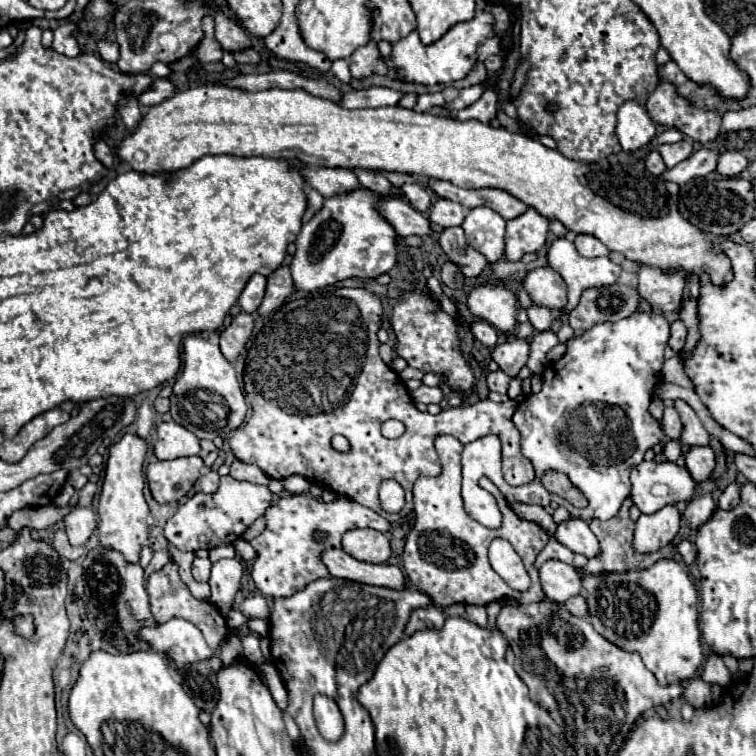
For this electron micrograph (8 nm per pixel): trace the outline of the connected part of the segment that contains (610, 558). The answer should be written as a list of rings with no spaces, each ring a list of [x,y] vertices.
[[[627,498],[621,506],[621,510],[617,512],[617,516],[601,522],[601,520],[593,520],[589,526],[593,530],[593,534],[599,538],[599,544],[601,544],[601,554],[591,558],[583,568],[581,572],[583,574],[601,574],[601,572],[609,572],[609,574],[625,574],[625,572],[633,572],[633,570],[645,570],[649,568],[653,562],[657,560],[663,560],[663,558],[673,558],[675,556],[675,548],[673,546],[665,546],[661,548],[659,552],[653,552],[653,554],[639,554],[631,548],[631,542],[633,542],[633,522],[629,518],[629,508],[631,508],[631,498]]]

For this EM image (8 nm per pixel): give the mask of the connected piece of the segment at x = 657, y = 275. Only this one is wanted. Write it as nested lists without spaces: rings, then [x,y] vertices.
[[[641,264],[637,272],[637,290],[645,300],[649,300],[655,312],[667,314],[681,308],[685,298],[685,276],[687,274],[681,272],[681,268],[665,272],[661,268]]]

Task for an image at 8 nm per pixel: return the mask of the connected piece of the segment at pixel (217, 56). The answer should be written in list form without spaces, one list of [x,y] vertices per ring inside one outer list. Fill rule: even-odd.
[[[205,16],[203,18],[203,40],[197,46],[199,64],[221,62],[221,56],[223,56],[223,48],[215,38],[215,22],[211,16]]]

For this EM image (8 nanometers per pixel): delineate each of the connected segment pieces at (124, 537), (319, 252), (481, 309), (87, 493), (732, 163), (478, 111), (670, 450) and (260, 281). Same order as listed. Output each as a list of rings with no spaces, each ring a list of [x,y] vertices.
[[[125,434],[119,442],[109,448],[109,458],[105,466],[103,490],[99,496],[99,540],[105,548],[121,552],[129,562],[139,562],[141,544],[149,536],[149,506],[143,498],[143,460],[147,454],[147,444],[137,434]]]
[[[355,190],[345,196],[327,198],[323,202],[323,208],[307,224],[303,224],[303,228],[295,240],[297,250],[289,264],[293,284],[297,290],[313,292],[313,290],[319,290],[325,286],[333,286],[347,278],[377,278],[379,274],[385,274],[391,270],[391,266],[395,264],[395,258],[397,258],[395,230],[379,216],[377,198],[381,198],[381,194],[371,192],[371,190]]]
[[[477,286],[467,296],[467,308],[473,316],[487,320],[505,334],[515,330],[517,298],[511,290],[501,286]]]
[[[87,482],[87,484],[79,490],[79,498],[75,500],[75,504],[77,504],[77,506],[91,506],[95,492],[97,492],[97,484]]]
[[[721,152],[721,160],[717,160],[717,172],[721,176],[739,176],[747,168],[747,158],[741,152]]]
[[[485,84],[483,96],[475,104],[459,110],[455,118],[457,120],[481,120],[487,124],[491,122],[491,118],[495,118],[495,114],[497,114],[497,94],[491,86]]]
[[[667,440],[665,444],[663,444],[663,454],[667,456],[667,460],[669,462],[675,462],[679,456],[681,456],[681,444],[679,444],[679,440]]]
[[[253,274],[253,276],[249,278],[245,290],[243,290],[241,296],[239,296],[239,306],[241,306],[245,312],[253,314],[253,312],[259,308],[261,300],[263,300],[263,296],[265,296],[265,284],[267,284],[267,280],[265,280],[265,276],[261,276],[261,274]]]

